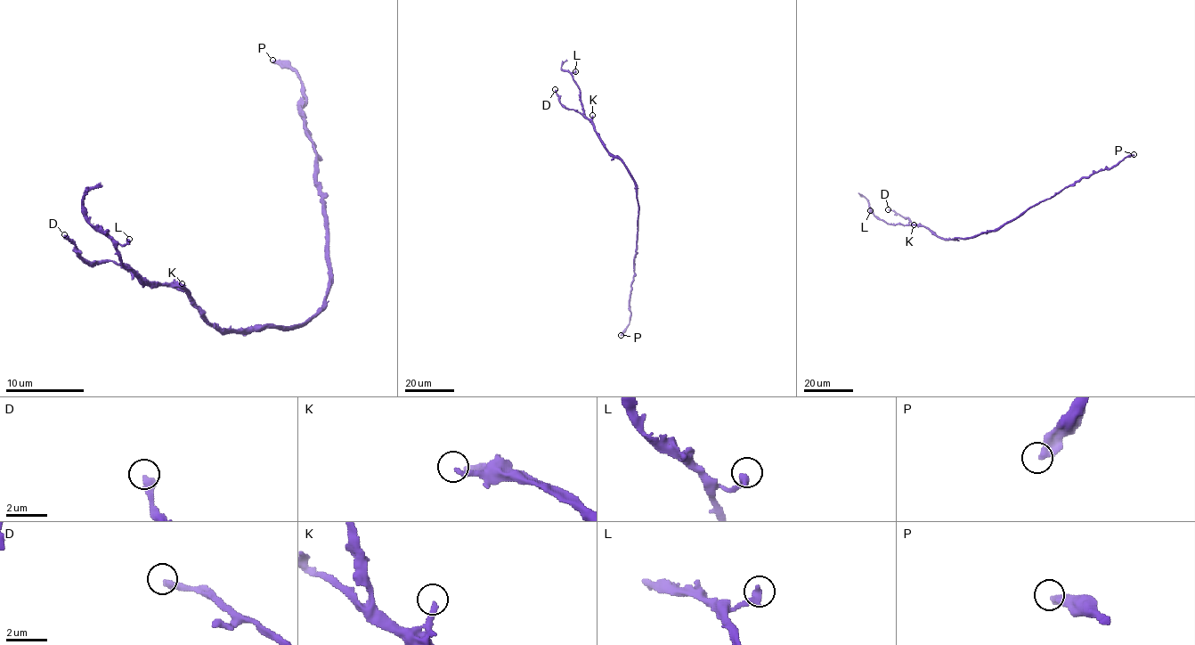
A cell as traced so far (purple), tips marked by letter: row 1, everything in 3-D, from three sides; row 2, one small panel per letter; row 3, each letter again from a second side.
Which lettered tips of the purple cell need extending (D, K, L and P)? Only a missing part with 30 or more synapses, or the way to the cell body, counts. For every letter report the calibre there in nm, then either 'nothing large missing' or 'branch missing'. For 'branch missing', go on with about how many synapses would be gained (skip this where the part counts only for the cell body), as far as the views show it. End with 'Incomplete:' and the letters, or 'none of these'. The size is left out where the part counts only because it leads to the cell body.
D: 320 nm | nothing large missing
K: 240 nm | nothing large missing
L: 340 nm | nothing large missing
P: 420 nm | nothing large missing
Incomplete: none of these

